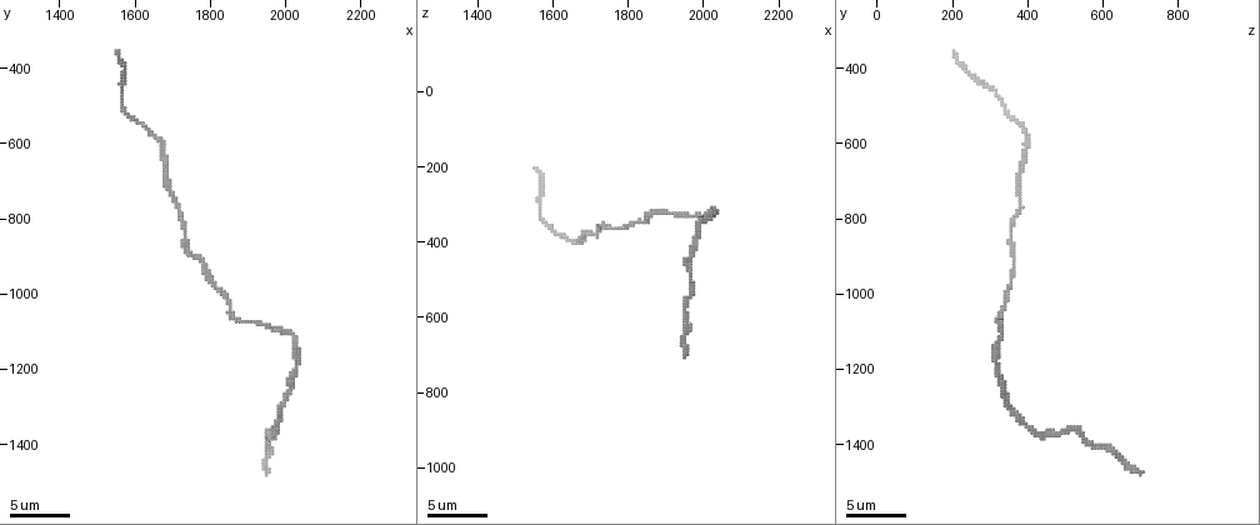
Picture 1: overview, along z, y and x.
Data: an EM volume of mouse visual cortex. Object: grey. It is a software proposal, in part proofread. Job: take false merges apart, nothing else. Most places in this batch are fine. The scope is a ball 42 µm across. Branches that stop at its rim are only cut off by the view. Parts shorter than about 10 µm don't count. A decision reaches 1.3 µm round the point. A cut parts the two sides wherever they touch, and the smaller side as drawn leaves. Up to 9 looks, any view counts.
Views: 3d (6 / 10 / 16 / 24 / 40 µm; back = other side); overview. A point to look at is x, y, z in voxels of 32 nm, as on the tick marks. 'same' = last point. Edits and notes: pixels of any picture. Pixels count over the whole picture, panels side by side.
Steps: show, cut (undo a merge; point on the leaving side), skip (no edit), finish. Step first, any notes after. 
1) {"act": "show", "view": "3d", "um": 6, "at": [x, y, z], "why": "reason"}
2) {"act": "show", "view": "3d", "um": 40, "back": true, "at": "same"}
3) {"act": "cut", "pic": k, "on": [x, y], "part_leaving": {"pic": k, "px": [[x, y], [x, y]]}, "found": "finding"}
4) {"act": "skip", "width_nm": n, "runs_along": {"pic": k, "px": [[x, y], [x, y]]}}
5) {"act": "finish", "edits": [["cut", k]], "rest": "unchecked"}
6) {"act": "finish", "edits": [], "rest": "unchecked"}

{"act": "show", "view": "3d", "um": 6, "at": [1680, 680, 385], "why": "thin neck"}

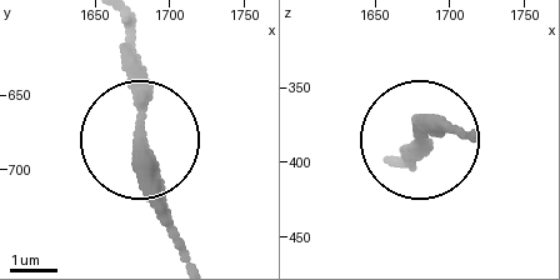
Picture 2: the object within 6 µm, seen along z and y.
{"act": "skip", "runs_along": {"pic": 2, "px": [[184, 250], [136, 130], [136, 26]]}, "found": "one neuron here"}

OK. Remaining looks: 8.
{"act": "show", "view": "3d", "um": 10, "at": [1740, 840, 355], "why": "a narrow waist"}

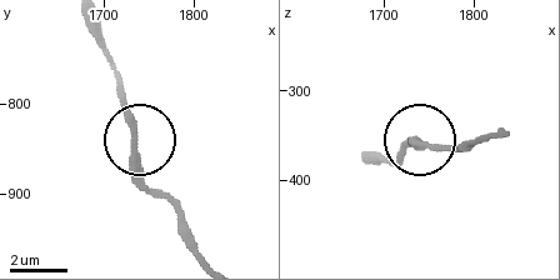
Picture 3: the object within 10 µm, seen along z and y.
{"act": "show", "view": "3d", "um": 10, "back": true, "at": "same", "why": "from behind"}

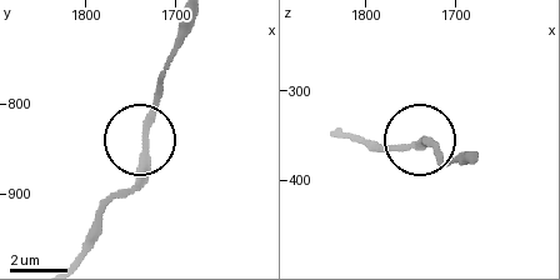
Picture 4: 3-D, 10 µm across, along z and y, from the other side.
{"act": "skip", "runs_along": {"pic": 4, "px": [[75, 256], [95, 220], [135, 178], [166, 58]]}, "found": "one neuron here"}

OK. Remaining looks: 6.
{"act": "show", "view": "3d", "um": 6, "at": [2020, 1105, 335], "why": "calibre changes"}

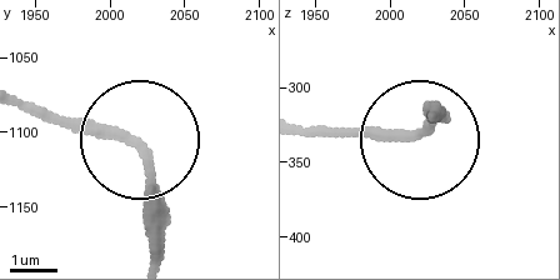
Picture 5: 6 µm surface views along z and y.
{"act": "skip", "width_nm": 210, "found": "all the same neuron"}

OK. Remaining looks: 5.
{"act": "show", "view": "3d", "um": 10, "at": [2015, 1255, 340], "why": "sudden change in width"}

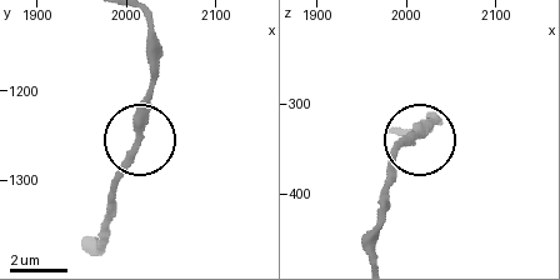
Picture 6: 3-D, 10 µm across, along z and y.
{"act": "skip", "runs_along": {"pic": 6, "px": [[146, 20], [153, 41], [146, 128], [113, 198]]}, "found": "continuous, no second neuron"}

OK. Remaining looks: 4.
{"act": "finish", "edits": [], "rest": "unchecked"}

